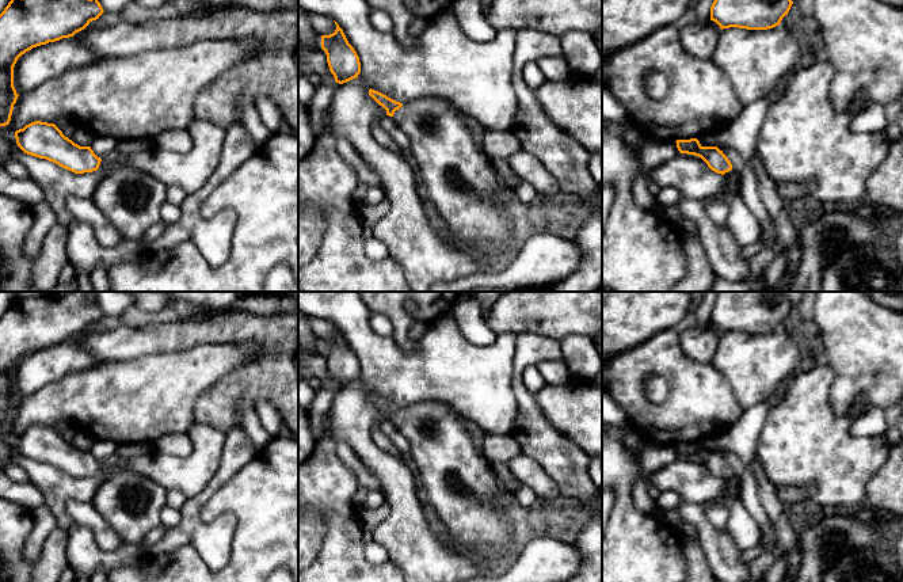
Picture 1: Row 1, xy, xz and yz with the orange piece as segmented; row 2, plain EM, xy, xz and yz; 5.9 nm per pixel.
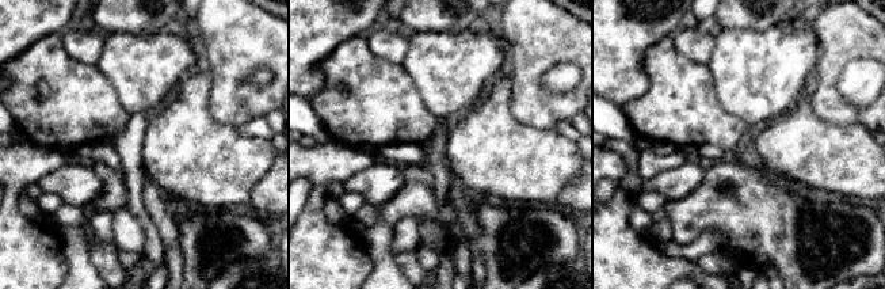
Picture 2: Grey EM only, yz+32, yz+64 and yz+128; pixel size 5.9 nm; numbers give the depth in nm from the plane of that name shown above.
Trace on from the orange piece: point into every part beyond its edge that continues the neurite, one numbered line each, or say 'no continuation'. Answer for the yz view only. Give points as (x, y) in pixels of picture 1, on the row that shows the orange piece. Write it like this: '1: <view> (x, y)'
1: yz (730, 175)

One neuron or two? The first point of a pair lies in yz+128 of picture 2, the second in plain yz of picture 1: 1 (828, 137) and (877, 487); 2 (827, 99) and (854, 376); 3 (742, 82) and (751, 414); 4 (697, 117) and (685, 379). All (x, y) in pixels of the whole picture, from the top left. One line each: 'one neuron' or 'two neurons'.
1: two neurons
2: one neuron
3: two neurons
4: one neuron

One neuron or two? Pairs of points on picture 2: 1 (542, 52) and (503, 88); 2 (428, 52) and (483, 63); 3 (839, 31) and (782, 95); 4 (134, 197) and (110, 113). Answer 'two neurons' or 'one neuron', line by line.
1: two neurons
2: one neuron
3: two neurons
4: two neurons

